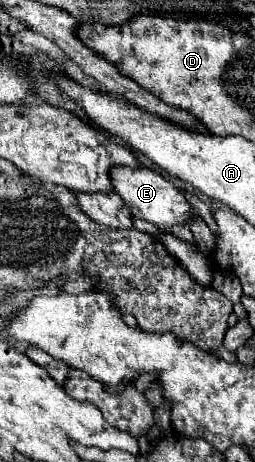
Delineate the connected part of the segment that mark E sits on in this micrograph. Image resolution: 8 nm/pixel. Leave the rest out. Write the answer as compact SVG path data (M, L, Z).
M115 166L111 168L111 184L113 192L121 196L135 218L157 224L159 228L173 228L177 224L185 224L187 218L195 216L191 206L185 202L185 196L179 188L175 188L169 180L165 180L159 172L151 168L131 168L131 166Z

